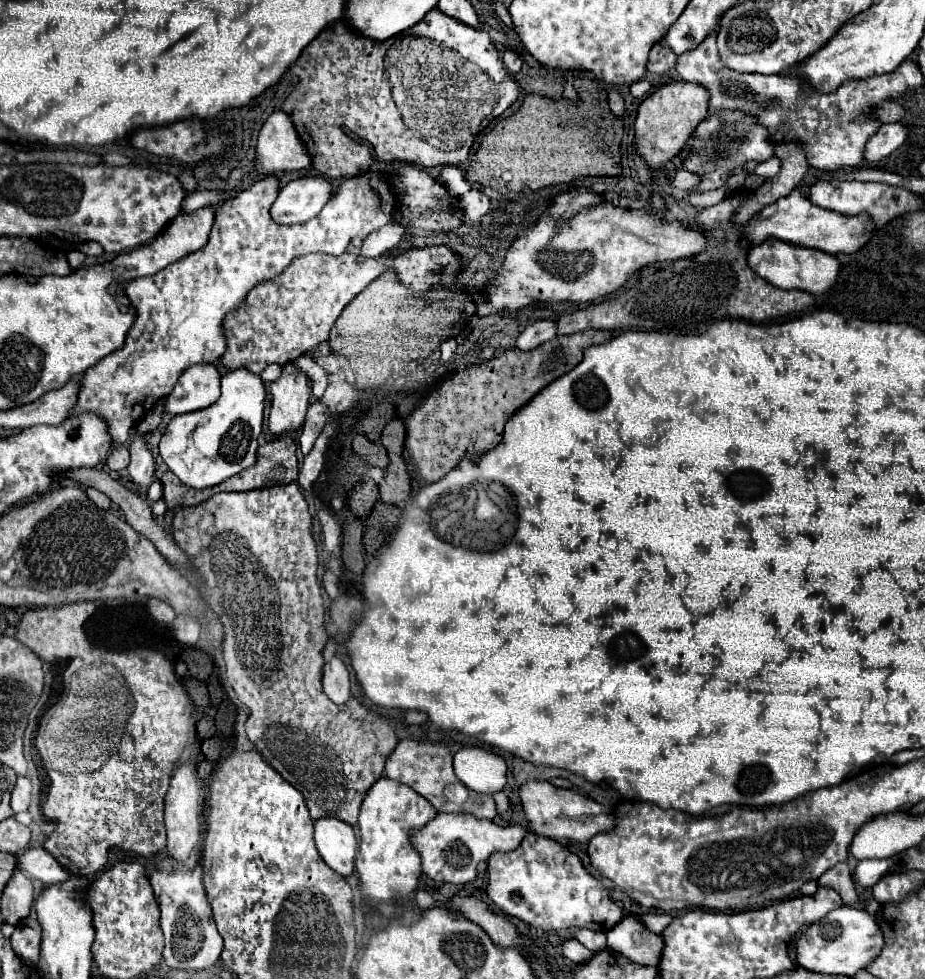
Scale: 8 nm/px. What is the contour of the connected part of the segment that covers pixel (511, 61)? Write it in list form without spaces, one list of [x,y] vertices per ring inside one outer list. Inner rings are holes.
[[[506,51],[504,57],[502,57],[502,61],[504,61],[504,65],[506,65],[506,69],[508,69],[510,73],[518,73],[520,67],[522,67],[522,59],[520,59],[520,55],[514,53],[514,51]]]

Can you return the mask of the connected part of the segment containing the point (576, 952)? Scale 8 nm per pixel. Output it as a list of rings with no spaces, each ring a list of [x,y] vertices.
[[[566,941],[566,943],[562,945],[562,953],[564,953],[564,957],[568,957],[568,959],[574,961],[574,963],[588,961],[588,959],[594,955],[590,949],[584,949],[578,941]]]

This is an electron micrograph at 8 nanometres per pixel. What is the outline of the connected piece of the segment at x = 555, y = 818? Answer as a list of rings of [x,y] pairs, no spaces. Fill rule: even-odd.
[[[528,781],[520,787],[520,803],[526,815],[530,829],[538,835],[546,835],[550,839],[568,839],[576,843],[588,843],[588,837],[610,829],[614,823],[612,811],[606,811],[596,801],[574,793],[572,789],[560,789],[550,785],[548,781]]]

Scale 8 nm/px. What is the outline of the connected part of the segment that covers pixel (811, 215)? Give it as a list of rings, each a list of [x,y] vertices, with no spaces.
[[[794,189],[788,197],[778,199],[776,203],[764,207],[758,215],[754,215],[754,219],[750,219],[748,229],[744,229],[744,237],[750,243],[762,243],[766,237],[776,237],[794,245],[820,249],[830,255],[852,255],[858,253],[866,243],[870,243],[874,231],[876,225],[868,213],[842,215],[830,209],[822,209],[812,205],[798,189]]]

